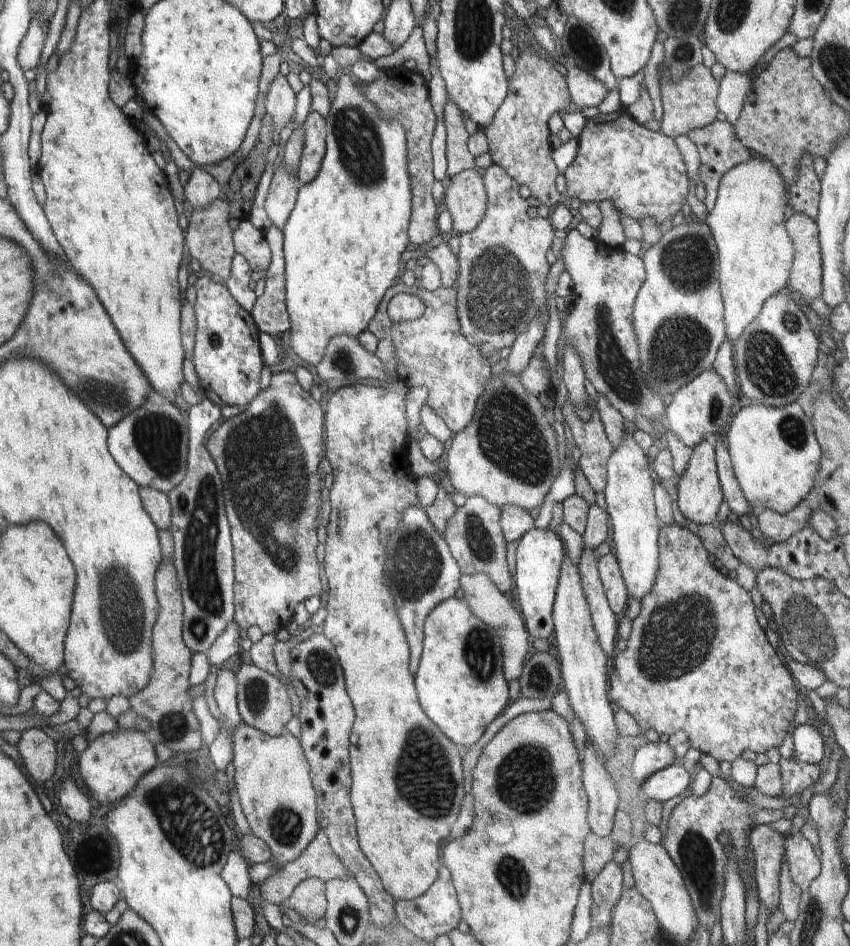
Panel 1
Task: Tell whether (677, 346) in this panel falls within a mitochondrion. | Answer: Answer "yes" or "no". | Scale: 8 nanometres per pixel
yes

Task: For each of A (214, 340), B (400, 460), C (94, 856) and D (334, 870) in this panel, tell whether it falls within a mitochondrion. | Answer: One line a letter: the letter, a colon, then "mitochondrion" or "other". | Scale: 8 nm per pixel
A: mitochondrion
B: other
C: other
D: other

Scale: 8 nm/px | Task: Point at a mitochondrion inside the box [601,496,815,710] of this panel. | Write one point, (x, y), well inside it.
(677, 637)

